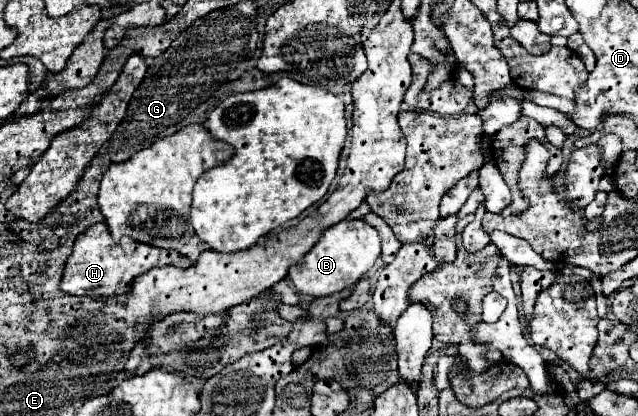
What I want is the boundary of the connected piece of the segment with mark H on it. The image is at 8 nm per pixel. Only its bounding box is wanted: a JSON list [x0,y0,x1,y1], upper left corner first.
[60,224,192,296]

